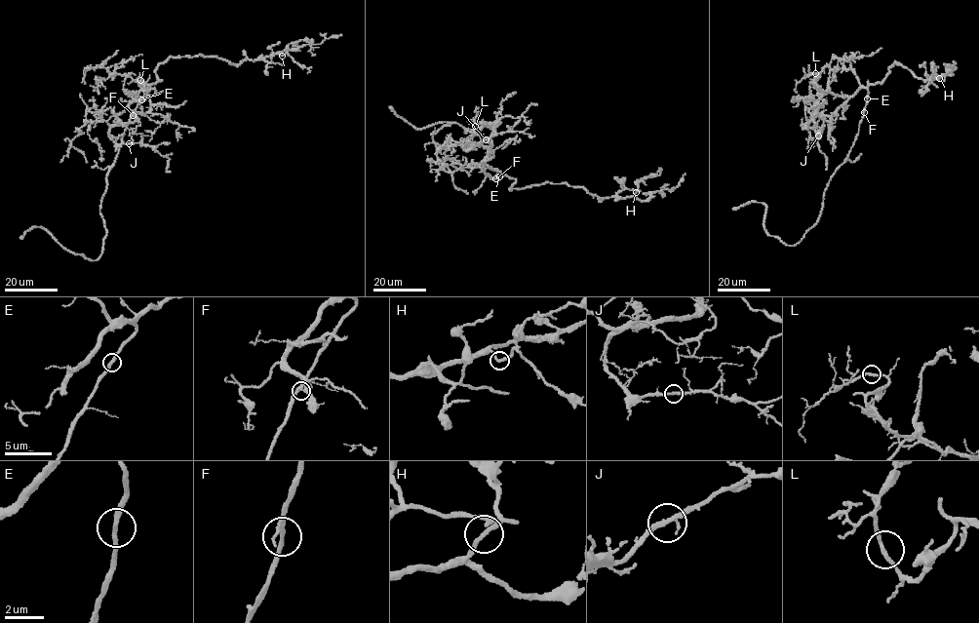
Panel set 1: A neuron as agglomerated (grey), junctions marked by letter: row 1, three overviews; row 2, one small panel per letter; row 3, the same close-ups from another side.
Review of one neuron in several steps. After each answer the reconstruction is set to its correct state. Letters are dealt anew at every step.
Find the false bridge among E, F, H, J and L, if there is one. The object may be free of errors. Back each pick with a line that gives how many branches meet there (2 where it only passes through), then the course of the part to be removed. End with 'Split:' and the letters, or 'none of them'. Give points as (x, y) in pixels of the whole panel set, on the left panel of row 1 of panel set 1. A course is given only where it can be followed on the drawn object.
Split: none of them

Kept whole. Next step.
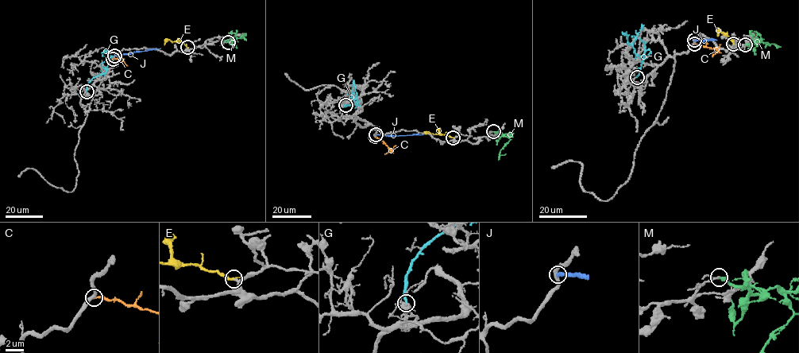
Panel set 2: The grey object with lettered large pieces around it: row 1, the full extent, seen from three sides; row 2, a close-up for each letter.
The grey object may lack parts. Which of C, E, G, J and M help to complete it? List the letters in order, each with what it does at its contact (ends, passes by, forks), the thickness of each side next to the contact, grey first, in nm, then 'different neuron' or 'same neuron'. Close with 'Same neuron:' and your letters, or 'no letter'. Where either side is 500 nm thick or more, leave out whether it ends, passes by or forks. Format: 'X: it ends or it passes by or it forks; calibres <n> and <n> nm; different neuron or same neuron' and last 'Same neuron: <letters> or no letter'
C: it ends; calibres 340 and 200 nm; different neuron
E: it ends; calibres 180 and 280 nm; same neuron
G: it ends; calibres 120 and 200 nm; different neuron
J: it ends; calibres 360 and 280 nm; different neuron
M: it ends; calibres 220 and 320 nm; different neuron
Same neuron: E

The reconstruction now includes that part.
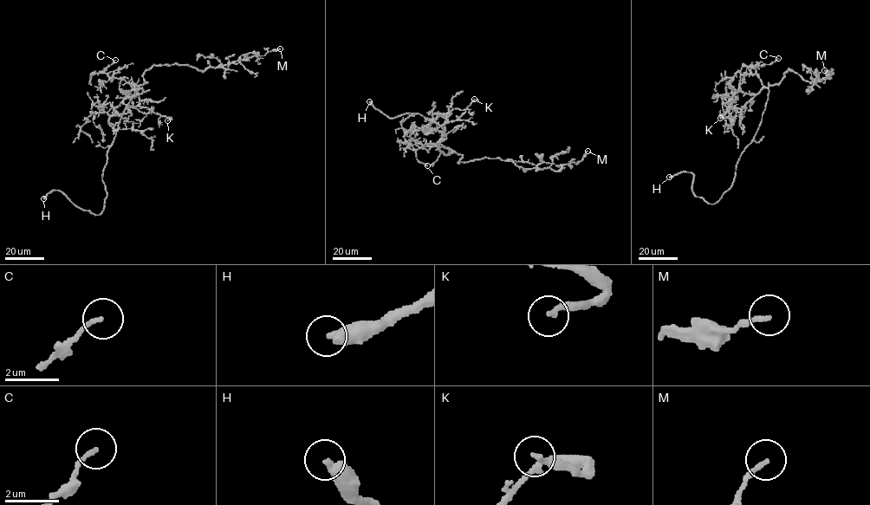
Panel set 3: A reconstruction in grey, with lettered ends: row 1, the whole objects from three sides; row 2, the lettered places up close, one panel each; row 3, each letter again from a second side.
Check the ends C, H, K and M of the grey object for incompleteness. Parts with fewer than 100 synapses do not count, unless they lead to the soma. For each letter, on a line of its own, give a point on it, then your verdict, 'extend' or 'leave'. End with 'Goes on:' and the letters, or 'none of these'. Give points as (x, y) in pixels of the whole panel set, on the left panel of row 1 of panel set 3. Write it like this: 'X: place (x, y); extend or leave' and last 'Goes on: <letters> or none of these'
C: place (115, 60); leave
H: place (43, 198); extend
K: place (167, 120); leave
M: place (280, 48); leave
Goes on: H

